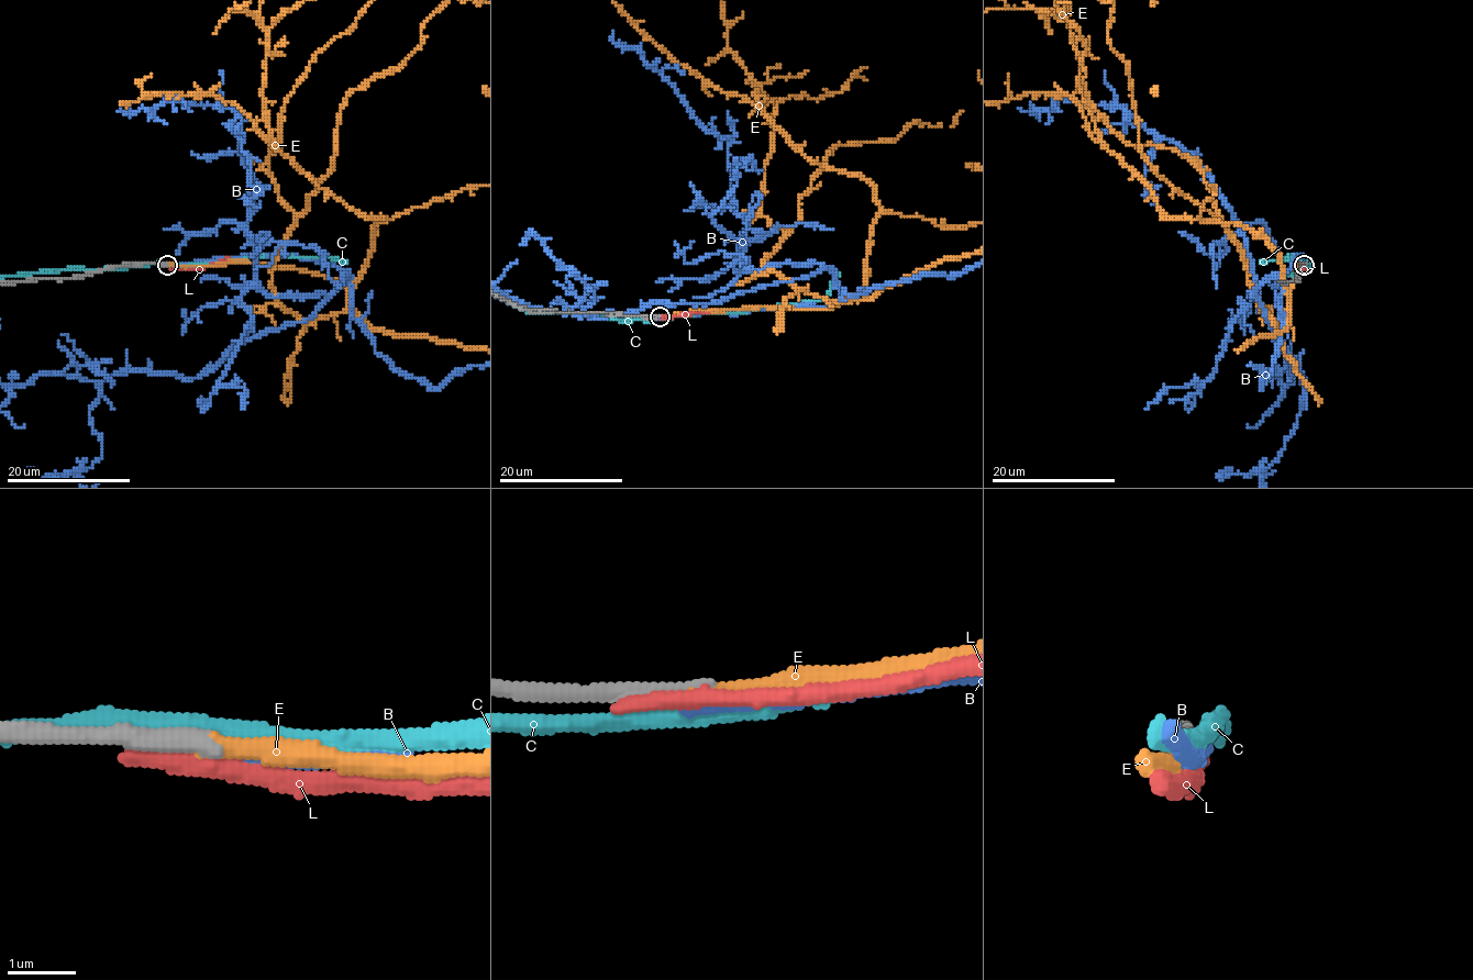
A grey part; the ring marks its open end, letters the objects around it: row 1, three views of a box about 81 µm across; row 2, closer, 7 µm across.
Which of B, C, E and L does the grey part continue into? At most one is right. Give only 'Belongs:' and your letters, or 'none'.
Belongs: E

